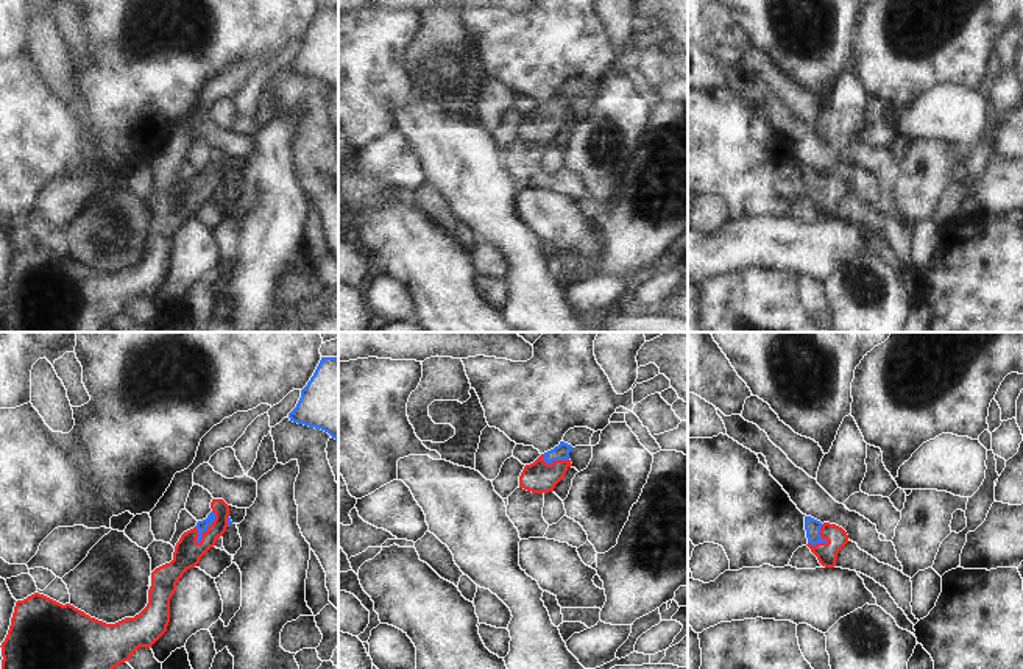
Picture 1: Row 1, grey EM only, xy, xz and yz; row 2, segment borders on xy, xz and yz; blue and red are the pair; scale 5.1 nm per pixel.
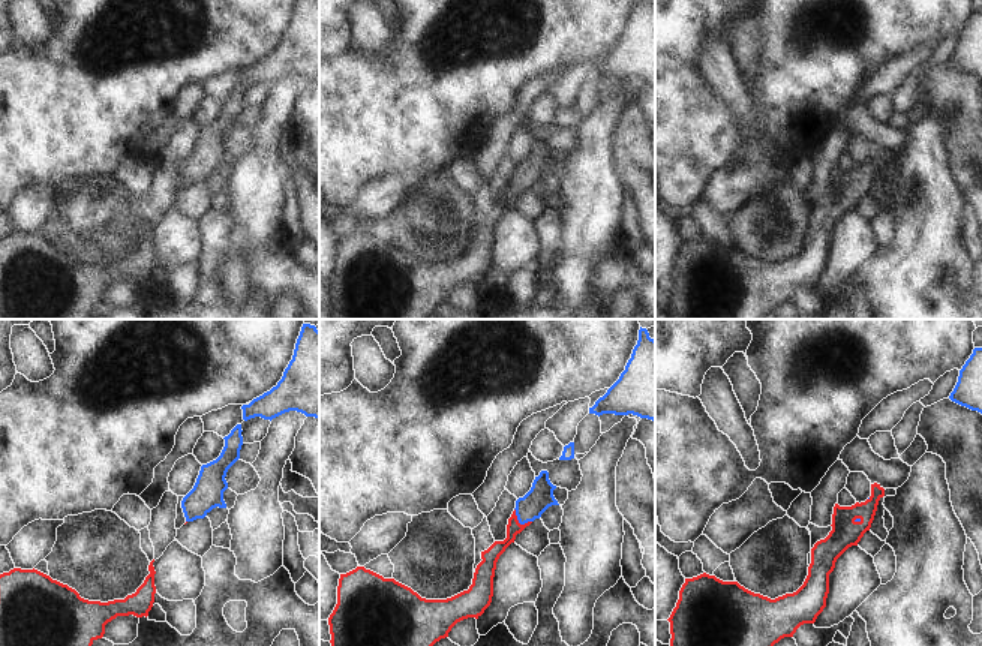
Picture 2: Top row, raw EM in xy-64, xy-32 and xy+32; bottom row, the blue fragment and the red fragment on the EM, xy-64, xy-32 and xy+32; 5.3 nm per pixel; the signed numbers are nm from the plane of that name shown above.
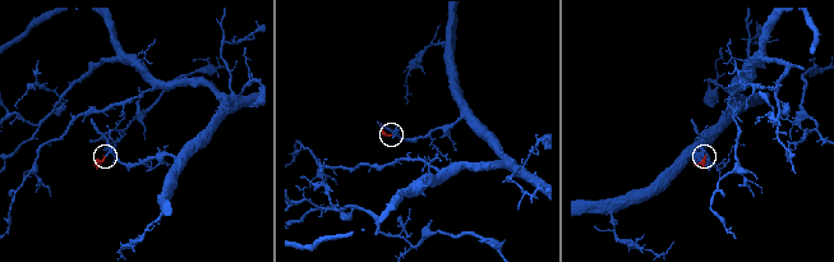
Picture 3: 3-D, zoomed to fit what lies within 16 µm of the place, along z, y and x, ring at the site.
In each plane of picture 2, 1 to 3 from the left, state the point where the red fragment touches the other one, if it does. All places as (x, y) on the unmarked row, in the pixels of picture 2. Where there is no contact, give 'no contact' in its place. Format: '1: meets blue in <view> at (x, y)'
1: no contact
2: meets blue in xy-32 at (519, 186)
3: meets blue in xy+32 at (856, 183)

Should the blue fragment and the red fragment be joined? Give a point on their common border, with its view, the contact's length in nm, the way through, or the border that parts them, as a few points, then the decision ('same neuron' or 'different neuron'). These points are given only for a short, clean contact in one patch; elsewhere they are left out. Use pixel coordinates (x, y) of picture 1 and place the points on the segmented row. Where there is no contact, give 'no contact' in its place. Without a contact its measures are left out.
xy (206, 527) | 190 nm | across xy (201, 526), (206, 527), (187, 552) | same neuron

